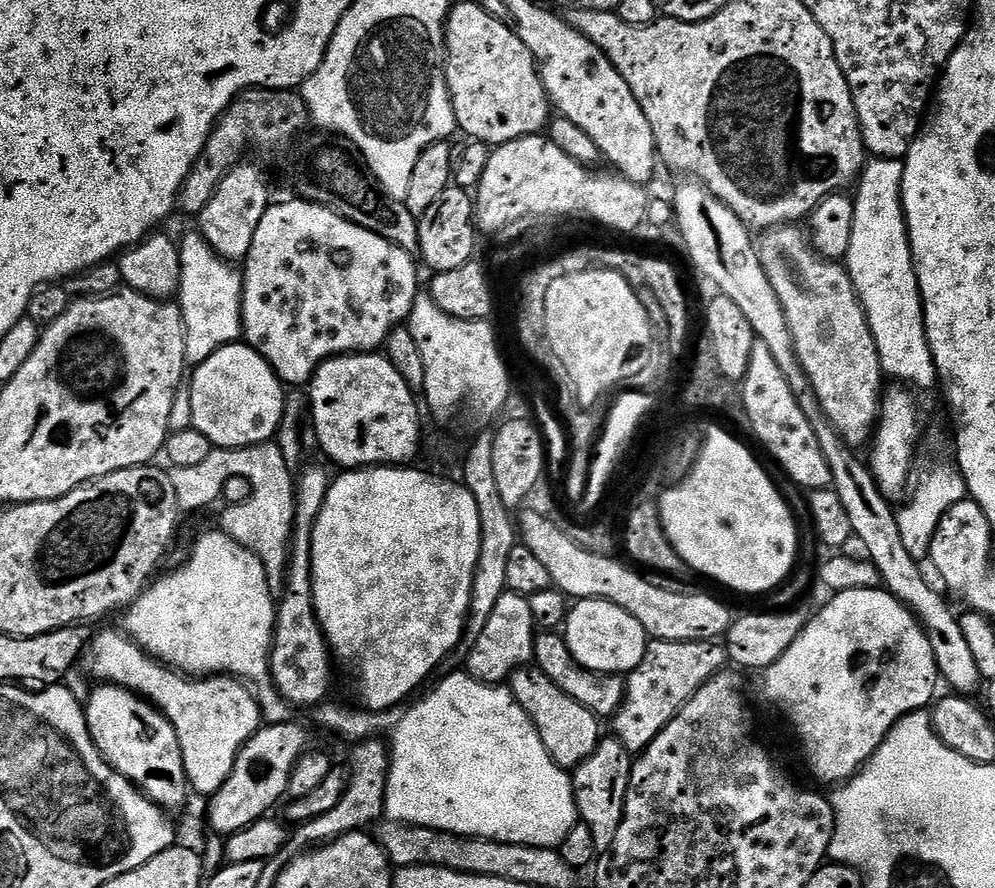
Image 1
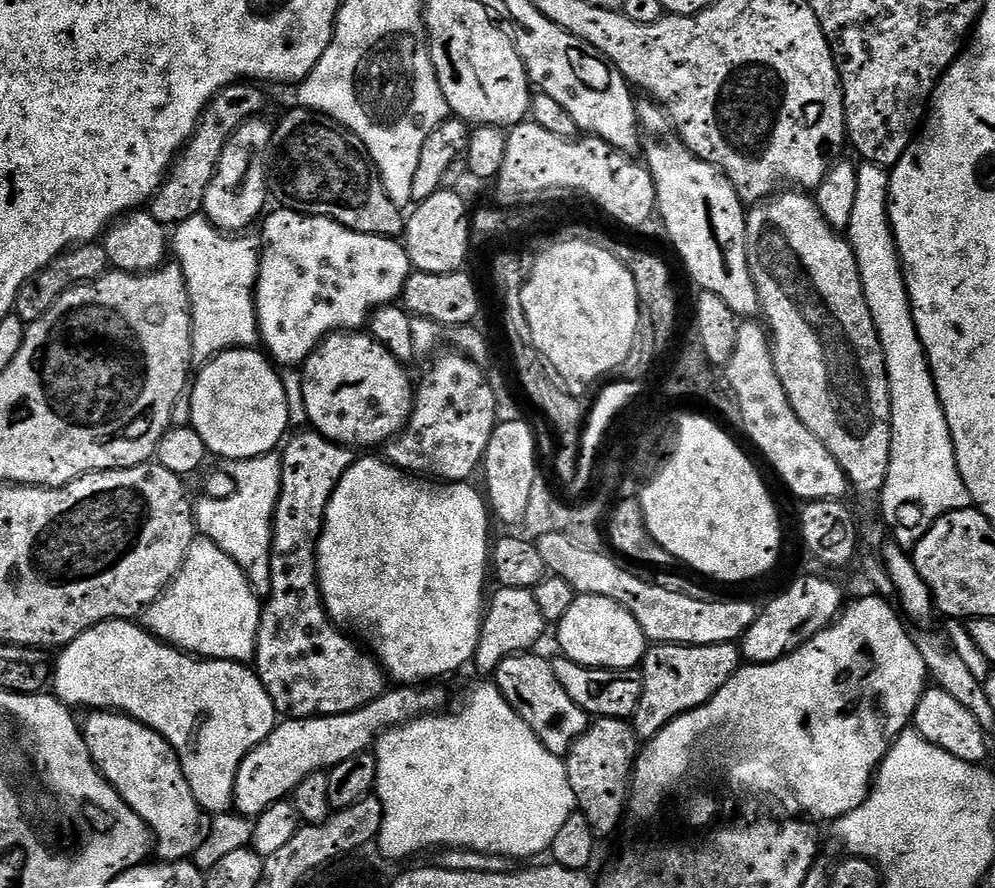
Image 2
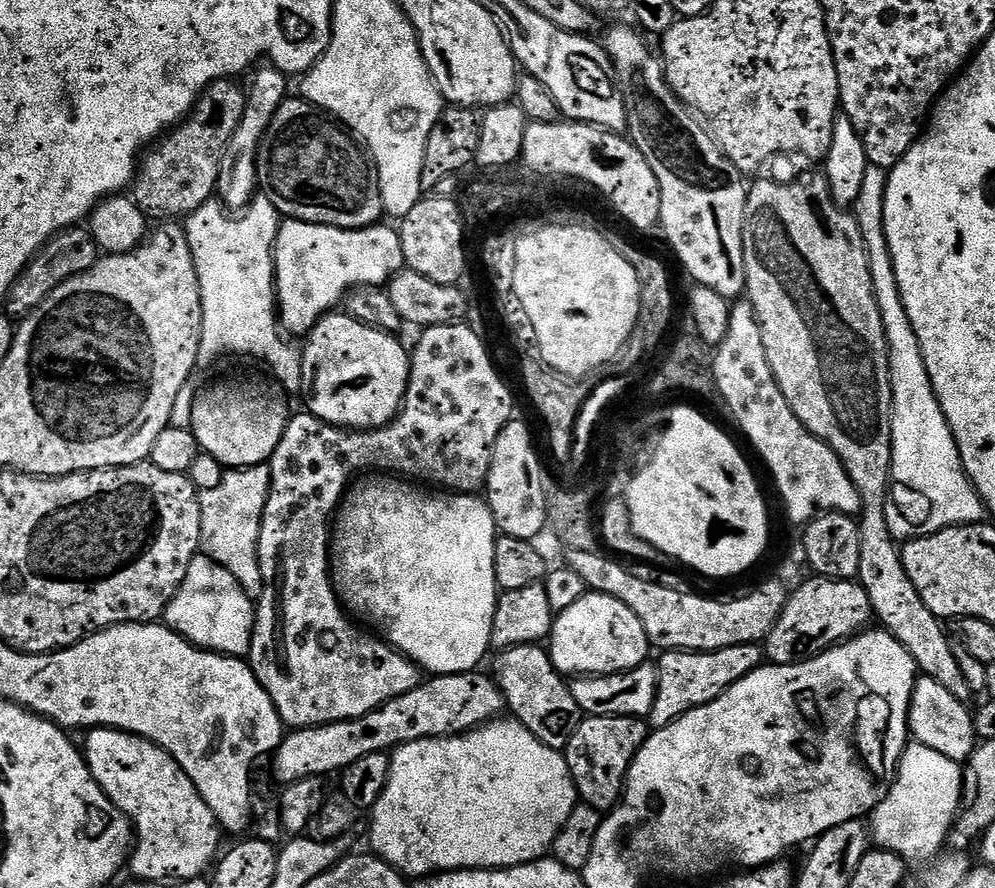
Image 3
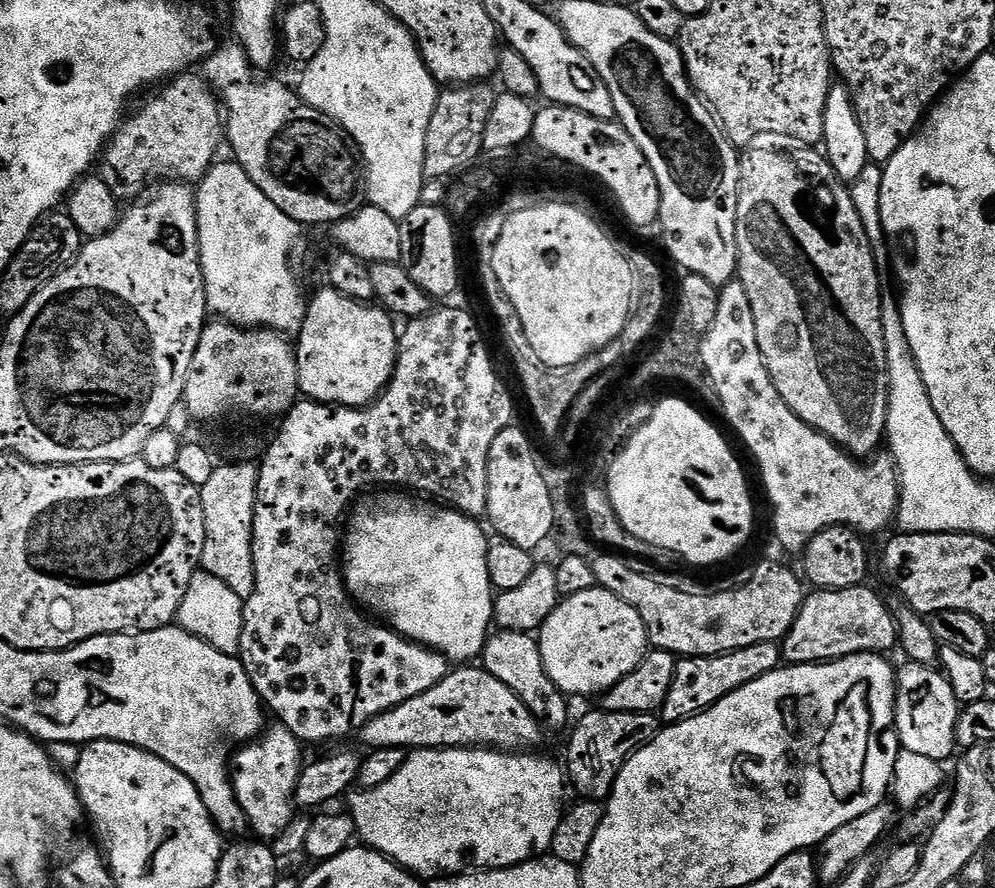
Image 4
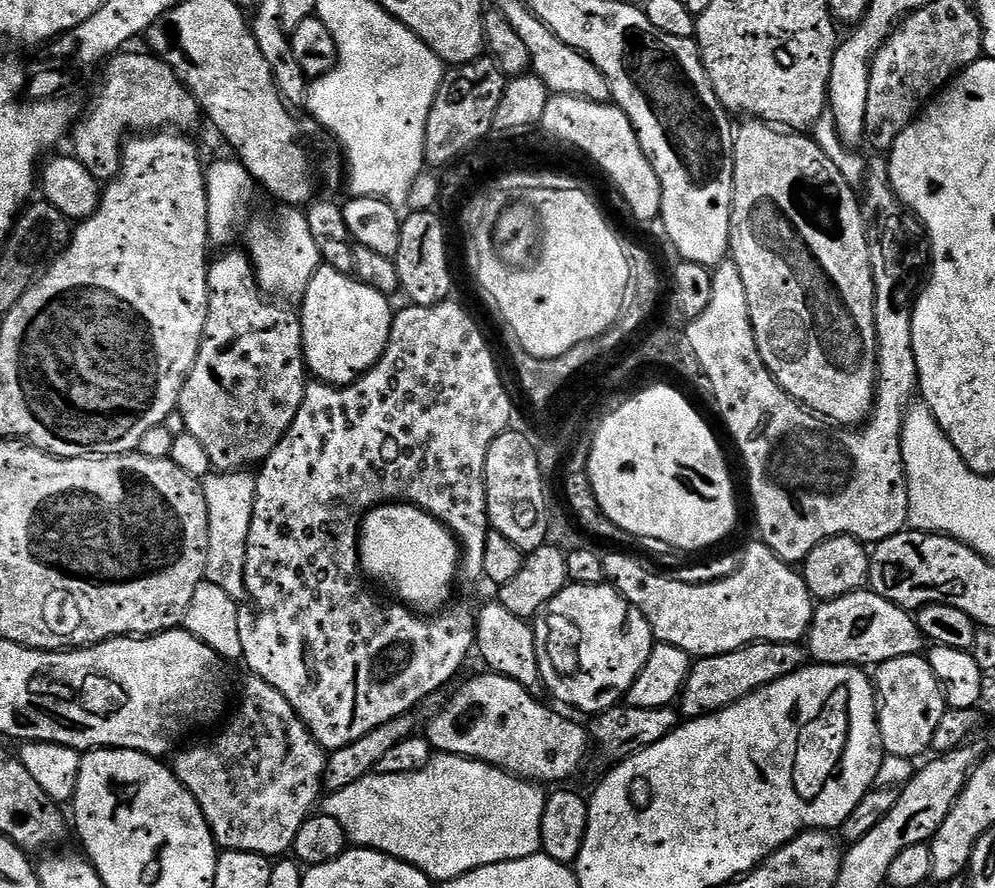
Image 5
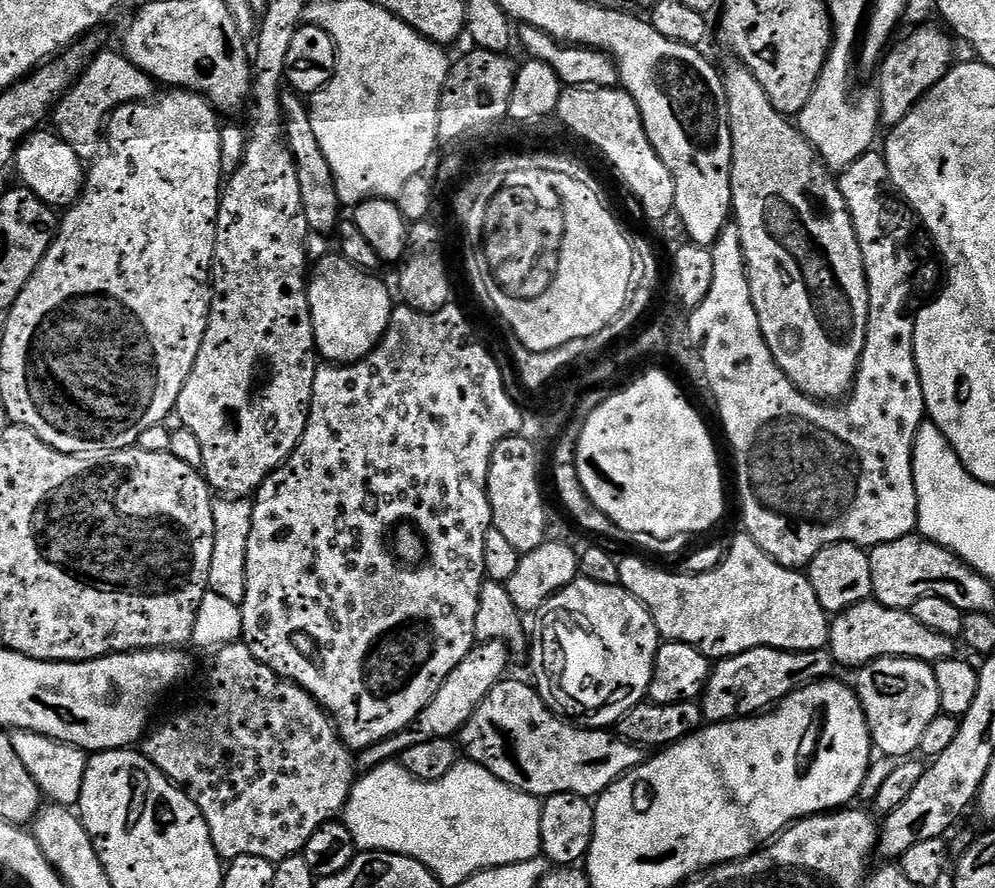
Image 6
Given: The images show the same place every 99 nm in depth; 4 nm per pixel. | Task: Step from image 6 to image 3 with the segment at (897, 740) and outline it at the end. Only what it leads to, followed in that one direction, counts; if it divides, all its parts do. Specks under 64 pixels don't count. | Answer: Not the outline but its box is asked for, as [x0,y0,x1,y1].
[908,675,978,762]

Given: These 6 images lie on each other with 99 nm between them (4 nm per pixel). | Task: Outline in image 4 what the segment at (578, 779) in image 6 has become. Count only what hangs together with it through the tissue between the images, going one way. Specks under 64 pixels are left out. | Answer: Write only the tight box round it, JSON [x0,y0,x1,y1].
[358,666,542,754]

